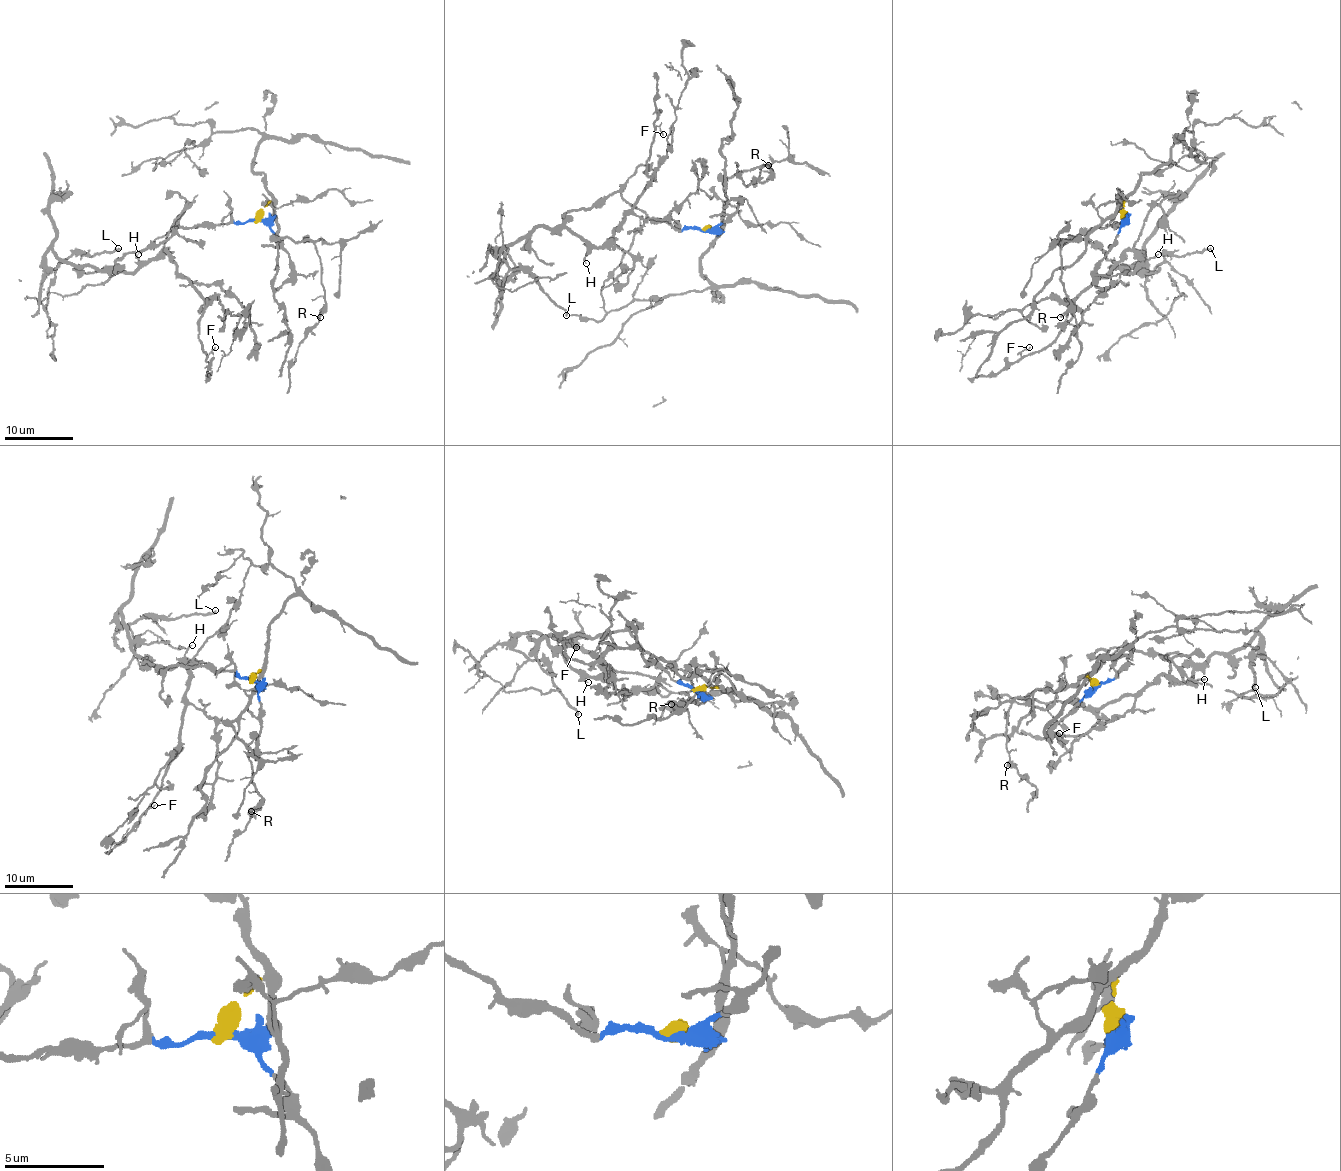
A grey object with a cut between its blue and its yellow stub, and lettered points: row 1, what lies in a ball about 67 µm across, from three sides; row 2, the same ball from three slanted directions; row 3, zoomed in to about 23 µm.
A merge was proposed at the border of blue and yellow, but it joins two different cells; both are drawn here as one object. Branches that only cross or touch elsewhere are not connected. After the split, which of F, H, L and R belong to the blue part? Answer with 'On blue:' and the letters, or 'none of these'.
On blue: F, H, L

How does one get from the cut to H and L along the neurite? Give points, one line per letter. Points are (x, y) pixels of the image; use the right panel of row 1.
H: (1125, 220), (1125, 223), (1094, 227), (1087, 234), (1087, 239), (1120, 269), (1133, 271), (1157, 254)
L: (1125, 220), (1087, 234), (1121, 269), (1144, 251), (1144, 264), (1152, 271), (1164, 254), (1185, 256), (1210, 247)

